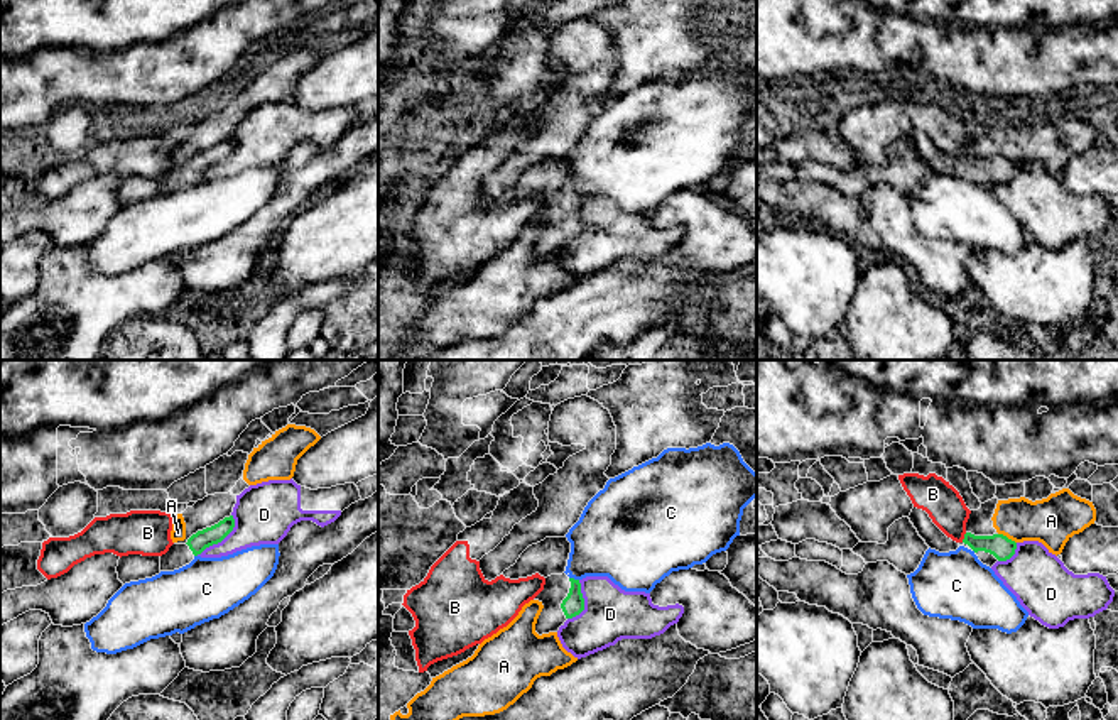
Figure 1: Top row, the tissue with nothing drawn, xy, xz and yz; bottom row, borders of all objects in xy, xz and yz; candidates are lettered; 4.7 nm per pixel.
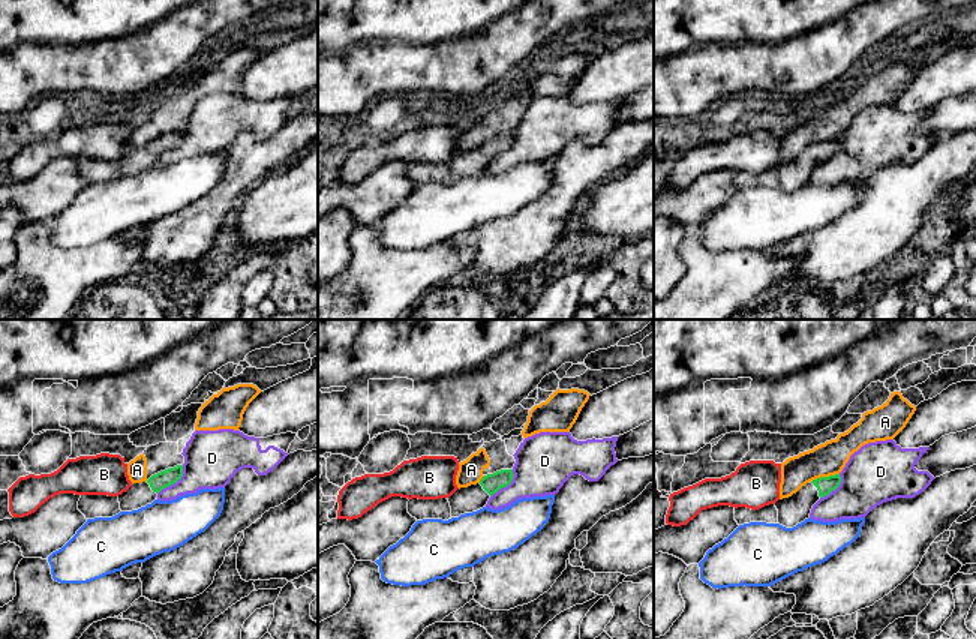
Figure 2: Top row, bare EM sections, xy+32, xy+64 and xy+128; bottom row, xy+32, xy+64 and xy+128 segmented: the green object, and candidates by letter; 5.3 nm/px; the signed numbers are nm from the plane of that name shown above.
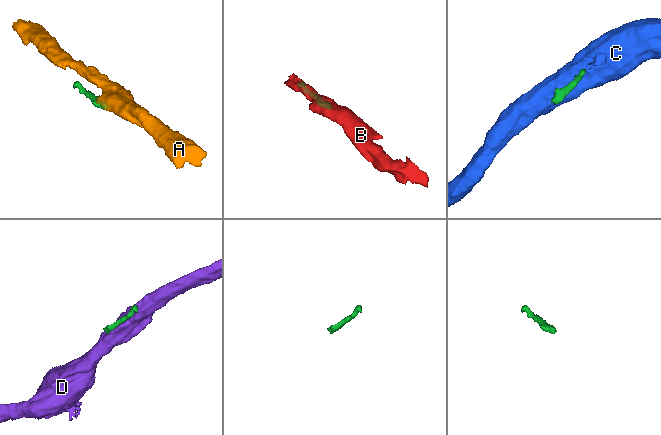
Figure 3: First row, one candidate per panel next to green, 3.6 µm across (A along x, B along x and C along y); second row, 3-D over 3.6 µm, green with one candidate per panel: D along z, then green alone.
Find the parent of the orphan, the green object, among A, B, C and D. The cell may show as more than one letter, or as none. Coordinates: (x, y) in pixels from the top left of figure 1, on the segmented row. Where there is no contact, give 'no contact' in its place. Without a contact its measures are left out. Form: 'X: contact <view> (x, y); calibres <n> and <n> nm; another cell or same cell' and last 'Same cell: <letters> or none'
A: contact yz (1005, 536); calibres 110 and 220 nm; another cell
B: contact yz (965, 538); calibres 110 and 180 nm; another cell
C: contact xz (573, 578); calibres 100 and 340 nm; another cell
D: contact xy (222, 540); calibres 90 and 280 nm; another cell
Same cell: none

